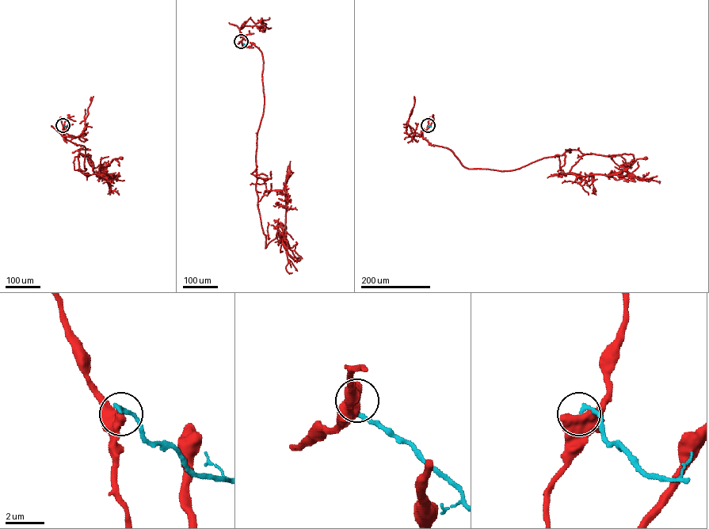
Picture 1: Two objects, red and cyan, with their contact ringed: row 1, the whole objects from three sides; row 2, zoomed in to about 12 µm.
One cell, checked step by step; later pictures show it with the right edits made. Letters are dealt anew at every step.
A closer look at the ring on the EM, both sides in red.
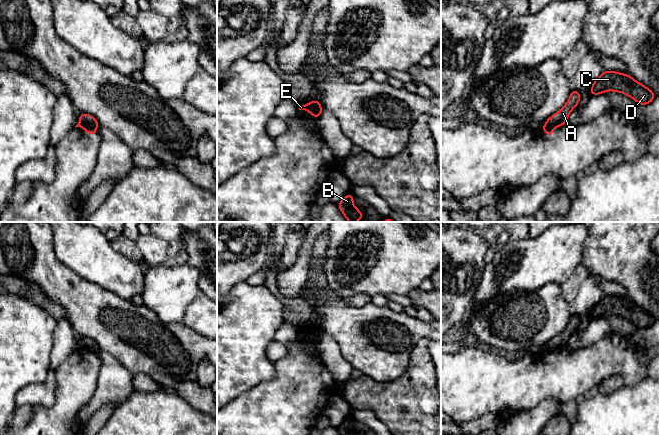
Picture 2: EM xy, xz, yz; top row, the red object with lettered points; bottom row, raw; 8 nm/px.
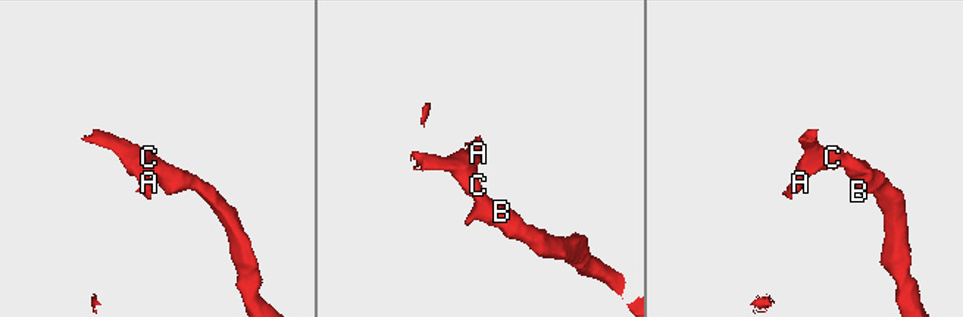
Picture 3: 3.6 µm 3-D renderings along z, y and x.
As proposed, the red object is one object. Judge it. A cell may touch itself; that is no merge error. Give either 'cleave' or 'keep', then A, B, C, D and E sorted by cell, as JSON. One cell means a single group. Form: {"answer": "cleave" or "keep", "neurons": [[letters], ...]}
{"answer": "cleave", "neurons": [["A", "B", "C", "D"], ["E"]]}

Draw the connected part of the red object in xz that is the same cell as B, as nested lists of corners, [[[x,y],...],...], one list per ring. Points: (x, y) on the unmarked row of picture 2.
[[[352,417],[347,418],[338,428],[340,435],[359,435],[353,428],[354,419]]]

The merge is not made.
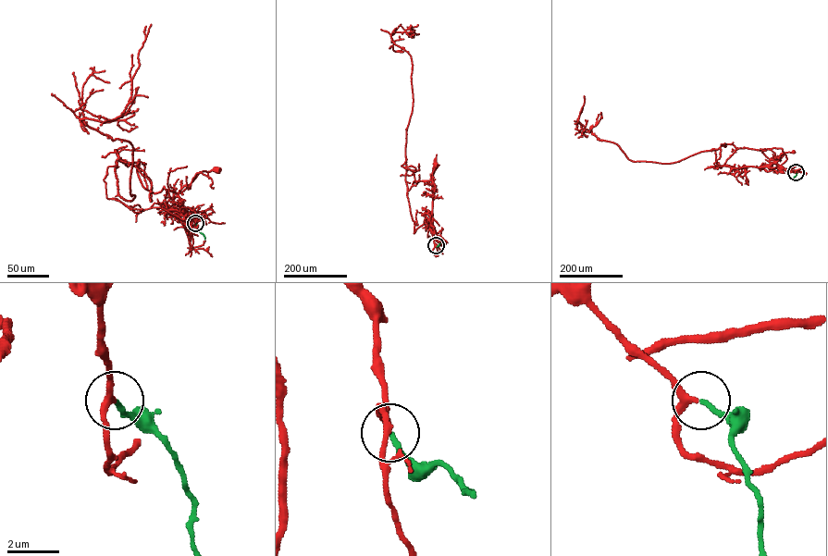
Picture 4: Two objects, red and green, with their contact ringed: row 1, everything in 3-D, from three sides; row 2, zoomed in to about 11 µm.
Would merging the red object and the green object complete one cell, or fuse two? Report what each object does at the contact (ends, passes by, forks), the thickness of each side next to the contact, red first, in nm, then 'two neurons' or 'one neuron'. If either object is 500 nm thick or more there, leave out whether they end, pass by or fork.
red passes by | green ends | 240/190 nm | one neuron

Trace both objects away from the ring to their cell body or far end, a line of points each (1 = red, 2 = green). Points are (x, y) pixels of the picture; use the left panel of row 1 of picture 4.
1: (194, 223), (193, 219), (189, 219), (187, 214), (175, 208), (173, 199), (200, 172), (216, 169)
2: (194, 223), (204, 240)

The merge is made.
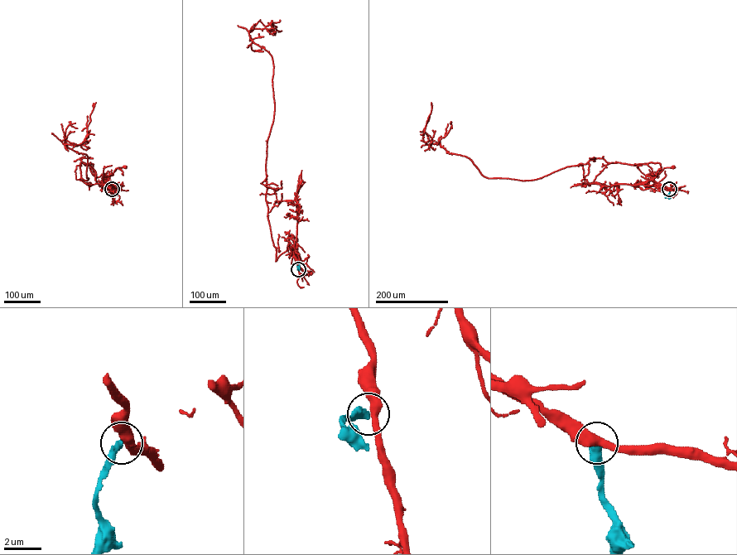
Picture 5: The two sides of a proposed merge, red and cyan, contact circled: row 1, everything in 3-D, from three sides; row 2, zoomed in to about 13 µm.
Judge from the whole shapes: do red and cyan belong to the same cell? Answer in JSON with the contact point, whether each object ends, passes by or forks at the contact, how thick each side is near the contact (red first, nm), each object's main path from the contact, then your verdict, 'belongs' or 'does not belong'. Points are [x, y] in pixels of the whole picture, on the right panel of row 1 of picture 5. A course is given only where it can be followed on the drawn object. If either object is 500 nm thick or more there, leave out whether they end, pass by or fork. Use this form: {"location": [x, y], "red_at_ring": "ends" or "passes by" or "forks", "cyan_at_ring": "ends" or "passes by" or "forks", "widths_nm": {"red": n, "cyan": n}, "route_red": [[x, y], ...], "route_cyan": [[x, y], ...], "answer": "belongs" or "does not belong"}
{"location": [669, 189], "red_at_ring": "passes by", "cyan_at_ring": "ends", "widths_nm": {"red": 460, "cyan": 400}, "route_red": [[669, 189], [657, 185], [653, 177], [664, 168], [673, 166]], "route_cyan": [[669, 189], [668, 199]], "answer": "does not belong"}

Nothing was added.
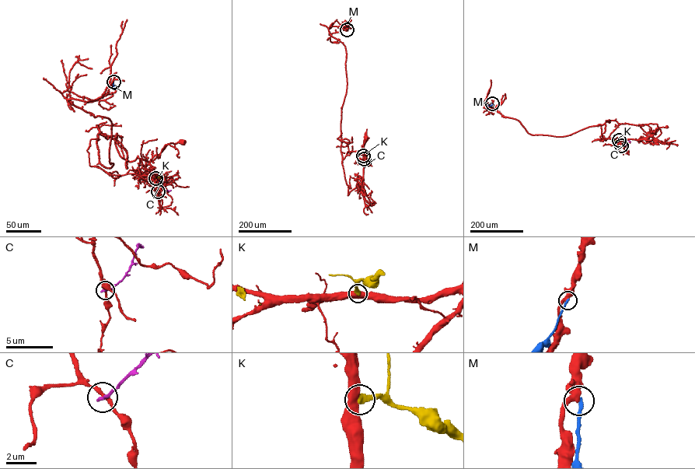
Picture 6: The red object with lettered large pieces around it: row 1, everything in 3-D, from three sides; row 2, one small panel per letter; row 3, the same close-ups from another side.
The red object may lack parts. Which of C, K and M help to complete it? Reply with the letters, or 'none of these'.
none of these

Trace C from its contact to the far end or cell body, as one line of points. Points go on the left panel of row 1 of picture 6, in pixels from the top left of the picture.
C: (158, 191), (162, 187), (158, 180), (160, 180)

